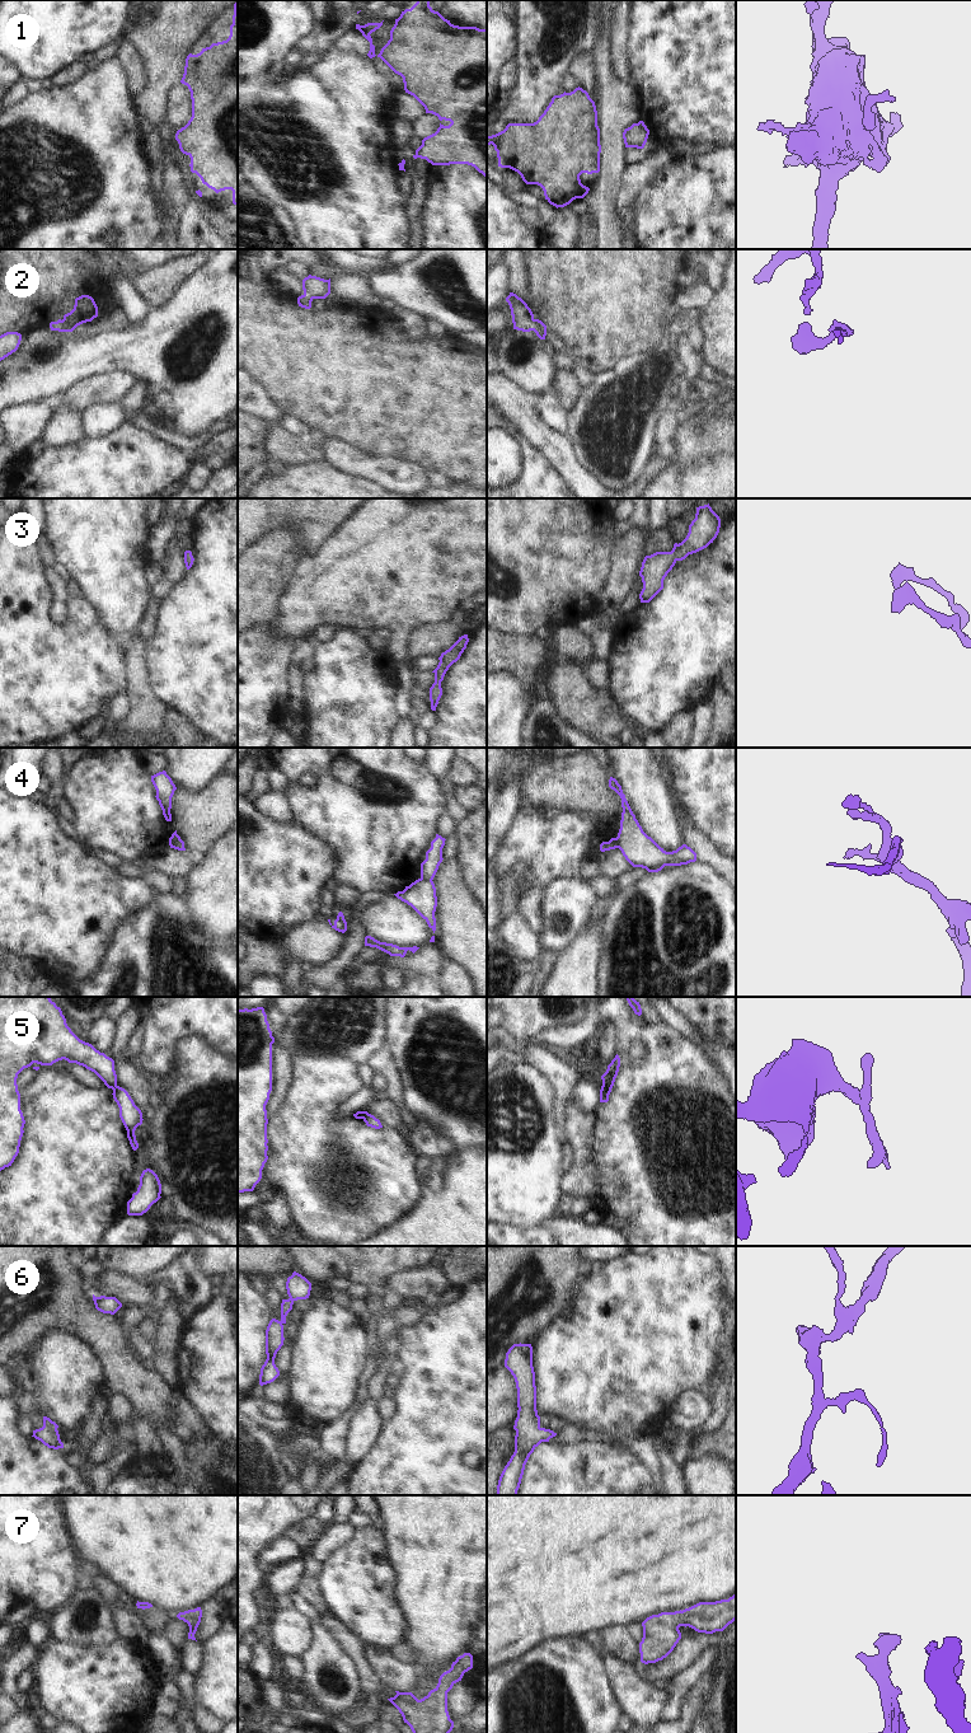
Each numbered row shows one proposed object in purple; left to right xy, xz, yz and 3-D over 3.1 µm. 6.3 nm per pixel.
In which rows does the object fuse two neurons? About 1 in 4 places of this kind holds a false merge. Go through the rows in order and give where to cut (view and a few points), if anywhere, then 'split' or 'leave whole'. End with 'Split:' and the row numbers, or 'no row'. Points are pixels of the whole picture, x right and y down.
1: cut none; leave whole
2: cut none; leave whole
3: cut none; leave whole
4: cut xz (421, 876), (431, 881); split
5: cut yz (610, 1064), (610, 1078), (603, 1086); split
6: cut none; leave whole
7: cut none; leave whole
Split: 4, 5

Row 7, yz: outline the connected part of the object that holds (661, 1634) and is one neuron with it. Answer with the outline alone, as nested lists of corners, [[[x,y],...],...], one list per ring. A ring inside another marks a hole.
[[[736,1594],[728,1599],[699,1602],[682,1611],[652,1615],[642,1622],[641,1662],[648,1664],[666,1658],[681,1639],[680,1626],[713,1634],[723,1631],[735,1620]]]

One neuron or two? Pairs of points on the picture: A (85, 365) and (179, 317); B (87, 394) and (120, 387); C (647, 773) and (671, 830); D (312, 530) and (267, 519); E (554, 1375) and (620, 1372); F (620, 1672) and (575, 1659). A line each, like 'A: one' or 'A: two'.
A: one
B: one
C: one
D: one
E: one
F: two

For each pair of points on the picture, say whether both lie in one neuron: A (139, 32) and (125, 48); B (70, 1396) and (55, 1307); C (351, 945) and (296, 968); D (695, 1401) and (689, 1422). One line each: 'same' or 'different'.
A: different
B: different
C: different
D: same

